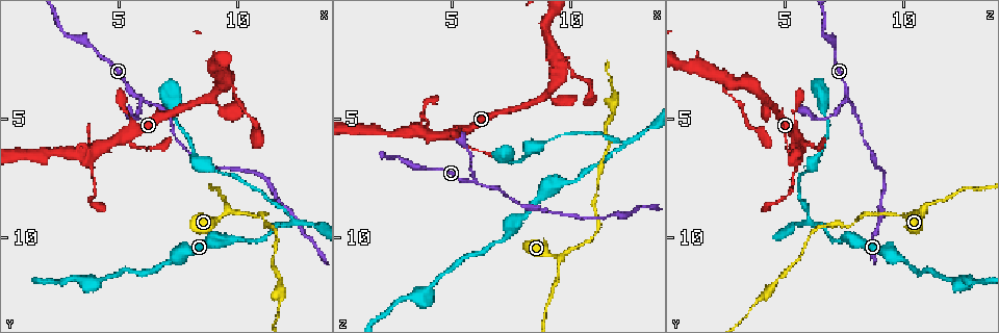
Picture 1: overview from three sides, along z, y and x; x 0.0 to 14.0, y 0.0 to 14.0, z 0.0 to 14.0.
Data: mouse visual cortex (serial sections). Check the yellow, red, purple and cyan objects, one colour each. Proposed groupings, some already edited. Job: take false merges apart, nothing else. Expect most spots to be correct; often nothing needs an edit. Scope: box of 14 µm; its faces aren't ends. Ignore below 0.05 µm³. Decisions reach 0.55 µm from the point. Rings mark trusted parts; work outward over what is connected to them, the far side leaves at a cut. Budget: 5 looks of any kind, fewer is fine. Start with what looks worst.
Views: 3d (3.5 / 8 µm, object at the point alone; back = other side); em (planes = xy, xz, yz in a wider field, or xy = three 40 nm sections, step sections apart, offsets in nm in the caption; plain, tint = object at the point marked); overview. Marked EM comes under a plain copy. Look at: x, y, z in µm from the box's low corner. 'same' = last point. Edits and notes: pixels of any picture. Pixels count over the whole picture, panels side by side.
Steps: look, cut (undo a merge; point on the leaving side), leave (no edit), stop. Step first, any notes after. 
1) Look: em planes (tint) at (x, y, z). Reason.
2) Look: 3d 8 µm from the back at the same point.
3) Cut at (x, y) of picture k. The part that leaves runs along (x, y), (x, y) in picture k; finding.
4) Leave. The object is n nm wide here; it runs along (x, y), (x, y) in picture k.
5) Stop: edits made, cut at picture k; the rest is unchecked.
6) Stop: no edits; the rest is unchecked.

Look: 3d 3.5 µm at (3.7, 6.5, 5.6).

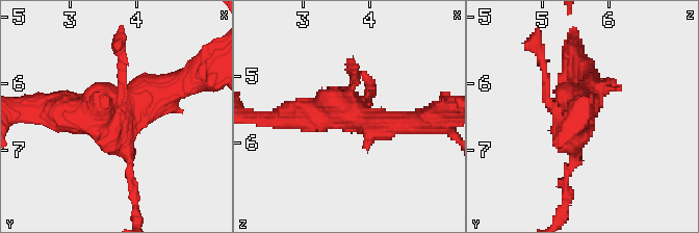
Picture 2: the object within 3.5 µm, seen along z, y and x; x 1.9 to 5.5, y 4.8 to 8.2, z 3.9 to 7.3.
Look: em xy step 2 (tint) at (3.65, 6.55, 5.60). Need the tissue.

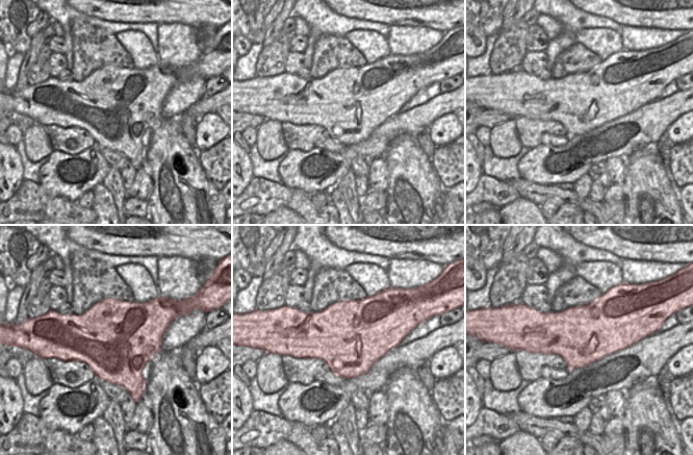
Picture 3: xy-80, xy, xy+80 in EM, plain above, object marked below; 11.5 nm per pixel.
Look: em xy step 5 (tint) at the same point. Another direction.

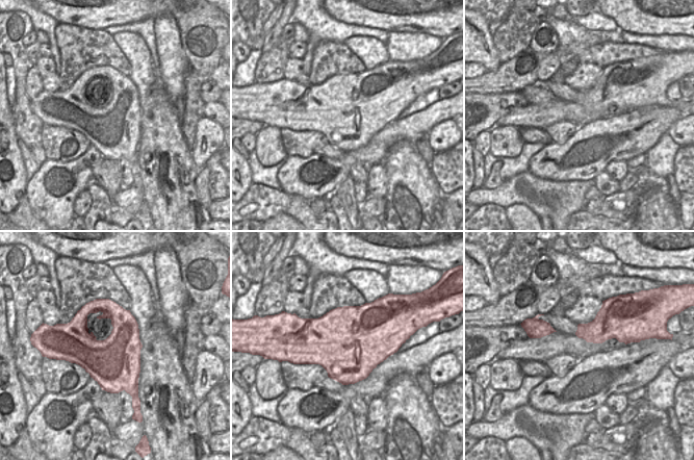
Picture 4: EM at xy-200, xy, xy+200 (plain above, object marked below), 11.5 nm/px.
Leave. One cell here.

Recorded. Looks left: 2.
Look: 3d 8 µm at (5.9, 4.1, 7.6). Side arm on a straight run.

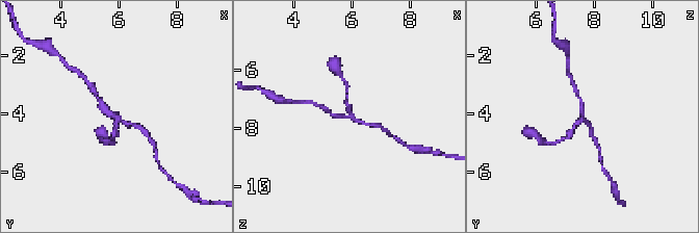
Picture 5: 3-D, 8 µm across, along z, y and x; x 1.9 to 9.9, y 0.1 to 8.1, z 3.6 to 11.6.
Look: 3d 3.5 µm at (5.9, 4.2, 7.6).

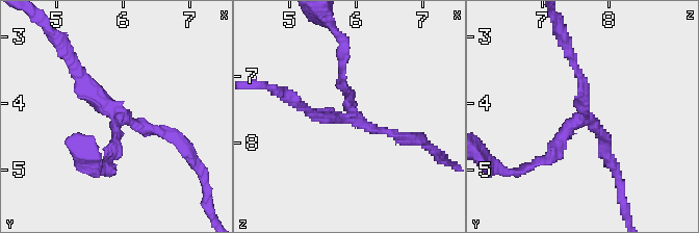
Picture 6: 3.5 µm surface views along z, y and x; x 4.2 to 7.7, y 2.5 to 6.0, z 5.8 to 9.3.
Leave. The arms are 150, 150, 150 nm wide; all the same cell.

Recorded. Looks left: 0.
Stop: no edits; the rest is unchecked.

